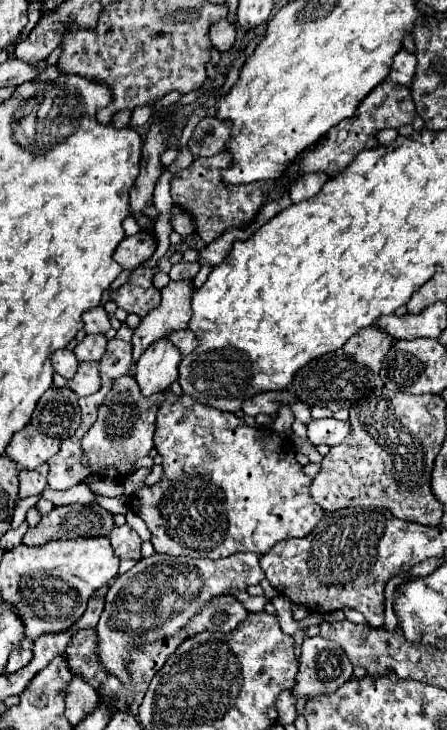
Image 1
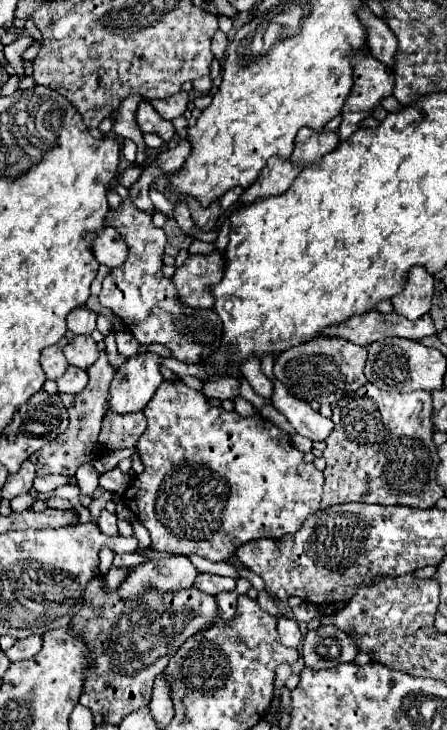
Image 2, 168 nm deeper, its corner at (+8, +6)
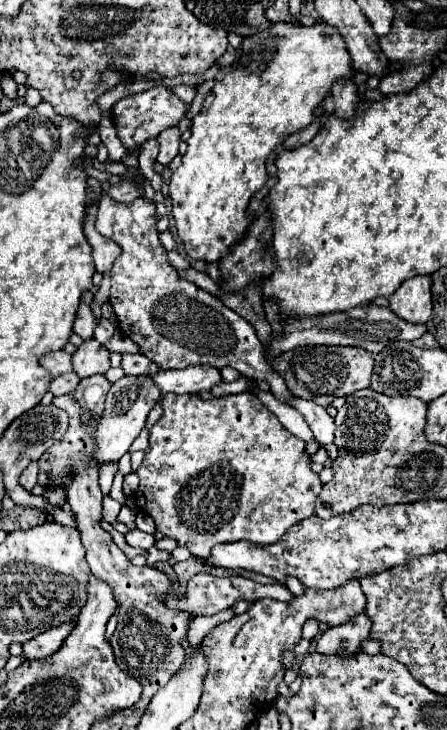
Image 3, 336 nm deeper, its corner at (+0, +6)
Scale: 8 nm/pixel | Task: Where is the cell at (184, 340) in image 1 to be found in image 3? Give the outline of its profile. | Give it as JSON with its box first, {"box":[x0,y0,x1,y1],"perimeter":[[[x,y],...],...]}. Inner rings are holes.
{"box":[98,197,334,447],"perimeter":[[[102,197],[98,205],[98,233],[112,239],[122,249],[120,257],[112,265],[110,289],[110,305],[118,319],[120,331],[130,337],[140,347],[140,353],[152,359],[160,369],[184,369],[190,365],[212,365],[222,369],[224,365],[230,365],[254,381],[268,381],[270,391],[278,401],[292,403],[292,407],[304,415],[322,447],[332,443],[334,419],[324,407],[312,401],[302,401],[288,391],[284,379],[264,357],[264,345],[256,337],[254,327],[238,313],[228,309],[218,297],[178,277],[166,259],[166,249],[158,239],[154,213],[156,207],[144,197],[138,197],[130,203],[116,203],[108,197]]]}

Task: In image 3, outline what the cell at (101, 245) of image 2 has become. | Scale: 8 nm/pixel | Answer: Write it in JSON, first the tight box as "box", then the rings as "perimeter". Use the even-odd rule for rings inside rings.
{"box":[84,207,120,273],"perimeter":[[[90,207],[88,209],[88,219],[86,219],[86,225],[84,225],[84,235],[86,235],[86,239],[90,241],[90,247],[92,247],[92,257],[94,257],[96,271],[104,273],[104,271],[112,269],[112,263],[120,255],[120,247],[114,241],[102,237],[96,231],[96,227],[94,227],[94,215],[96,215],[96,207]]]}

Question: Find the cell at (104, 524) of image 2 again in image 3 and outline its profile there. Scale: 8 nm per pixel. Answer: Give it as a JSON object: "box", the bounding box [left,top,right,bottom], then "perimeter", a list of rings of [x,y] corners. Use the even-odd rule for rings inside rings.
{"box":[102,495,120,523],"perimeter":[[[104,495],[104,509],[102,509],[102,515],[104,515],[104,521],[108,521],[108,523],[114,523],[116,521],[116,517],[118,517],[118,513],[120,513],[120,501],[116,501],[116,499],[112,499],[110,495]]]}

